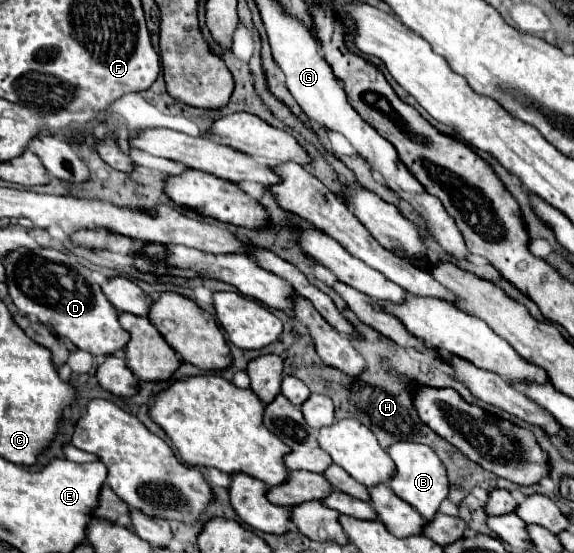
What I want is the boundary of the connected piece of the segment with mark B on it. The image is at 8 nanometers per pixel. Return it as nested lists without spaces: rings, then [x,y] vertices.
[[[399,441],[395,445],[391,445],[389,449],[391,459],[397,465],[397,475],[387,483],[397,497],[401,497],[403,501],[407,501],[411,507],[415,507],[427,521],[431,521],[435,517],[435,513],[439,511],[439,505],[443,499],[447,499],[449,495],[449,481],[447,481],[447,473],[445,473],[445,465],[441,463],[441,459],[431,451],[431,447],[421,445],[421,443],[409,443],[409,441]]]

